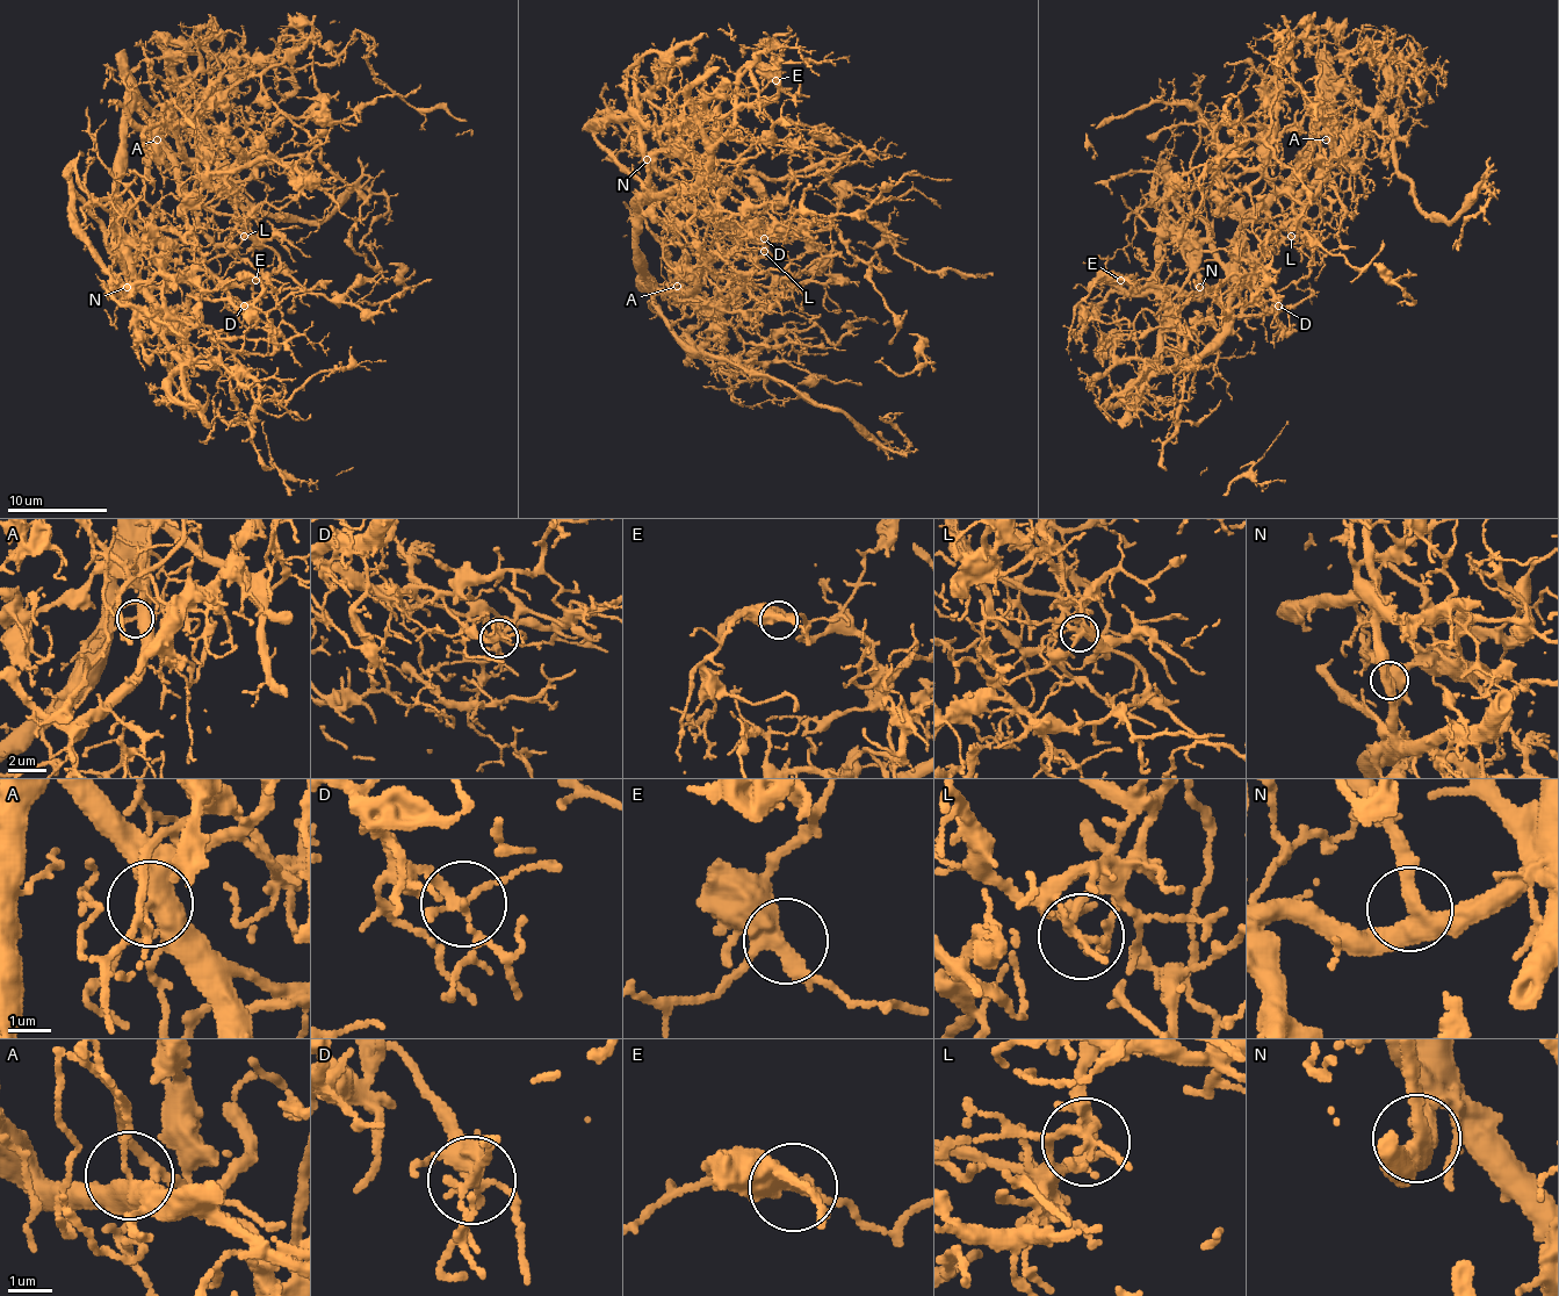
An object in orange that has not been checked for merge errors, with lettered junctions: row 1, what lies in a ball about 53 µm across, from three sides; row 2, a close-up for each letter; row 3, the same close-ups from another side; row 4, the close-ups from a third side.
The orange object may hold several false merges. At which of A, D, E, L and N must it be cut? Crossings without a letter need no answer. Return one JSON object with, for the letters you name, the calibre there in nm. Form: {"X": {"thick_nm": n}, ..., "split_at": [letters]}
{"A": {"thick_nm": 380}, "L": {"thick_nm": 180}, "split_at": ["A", "L"]}

